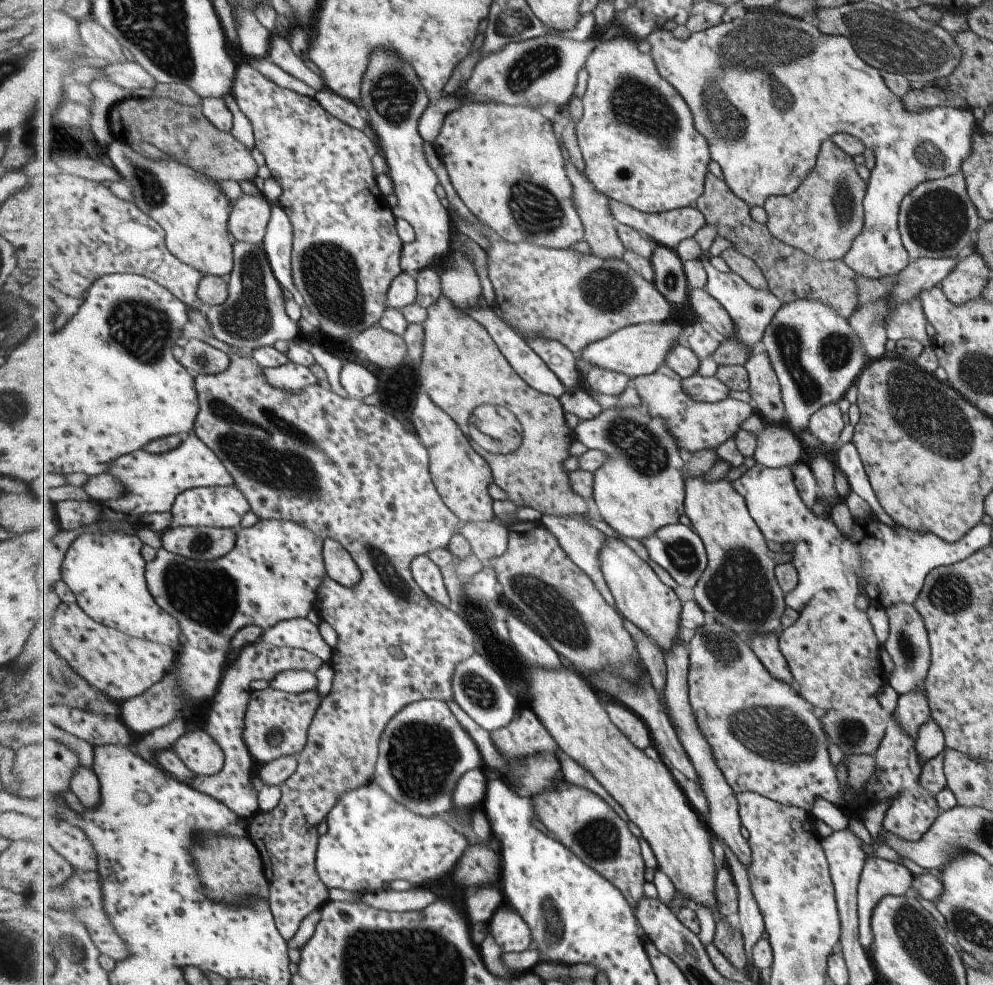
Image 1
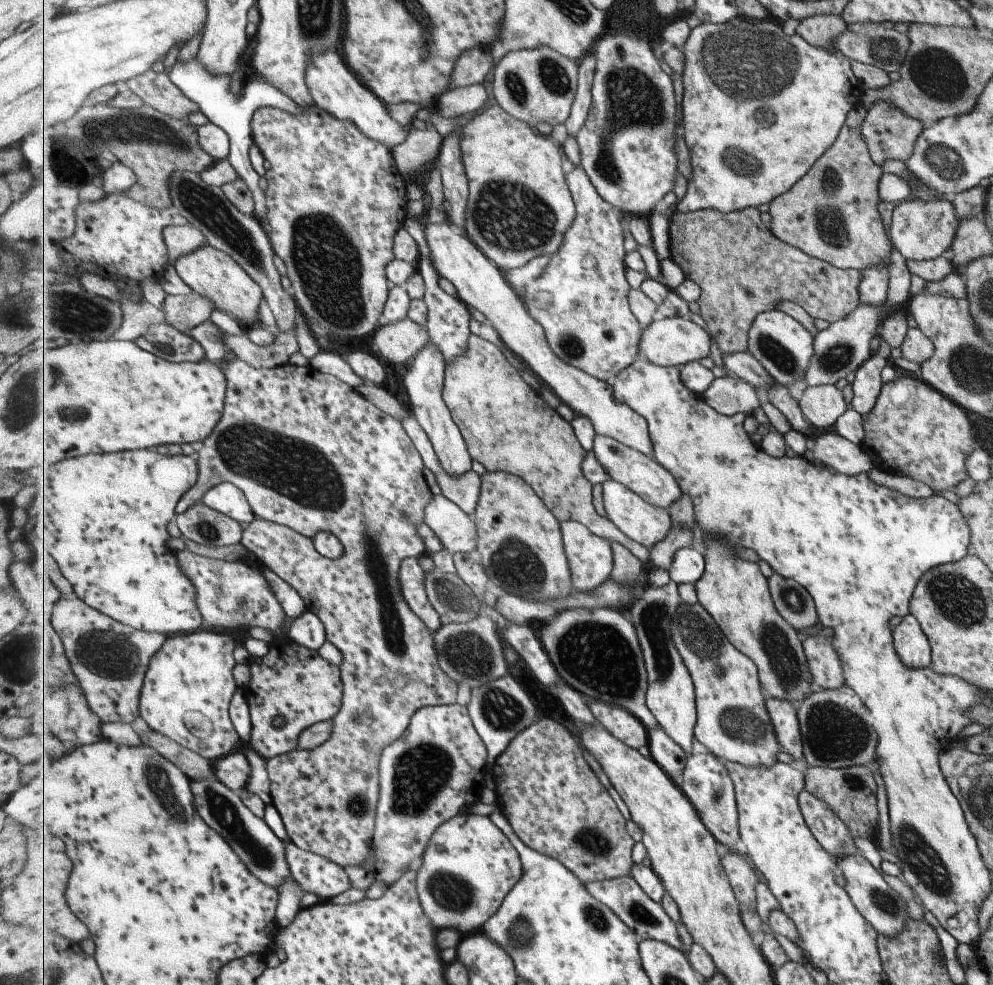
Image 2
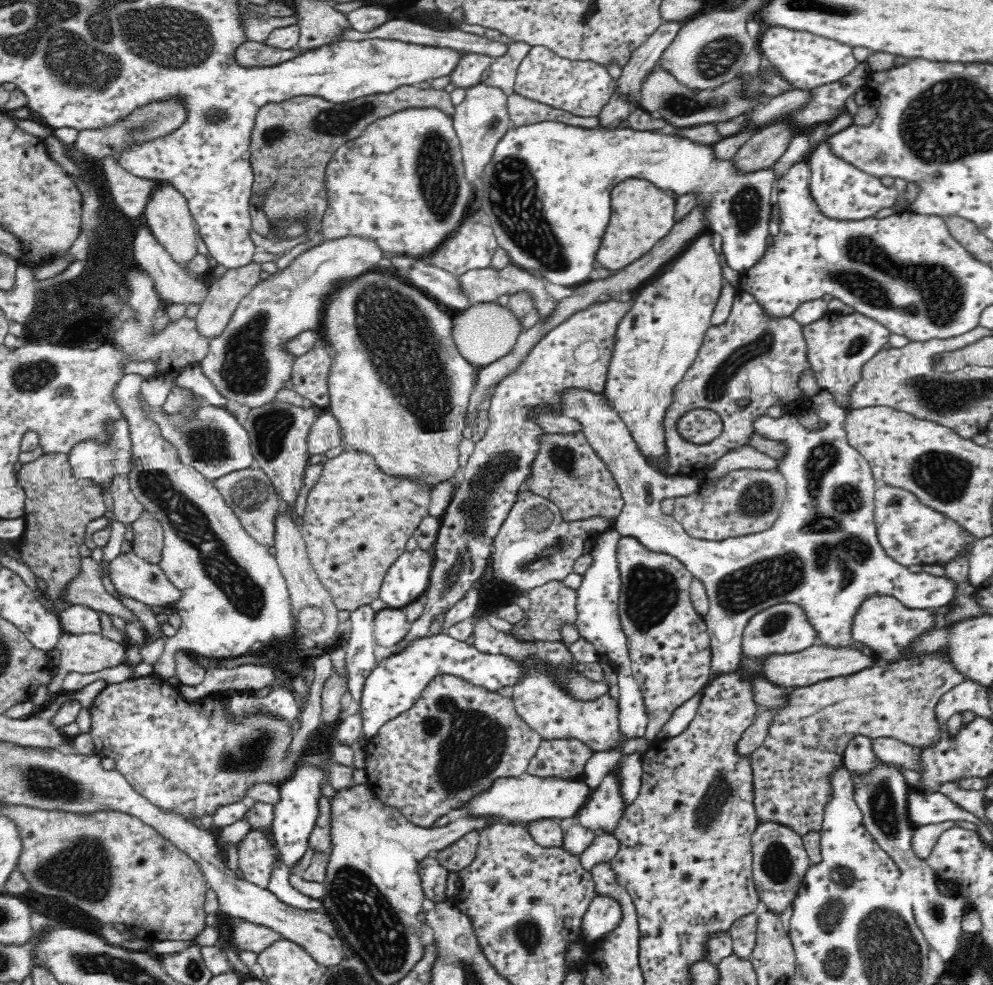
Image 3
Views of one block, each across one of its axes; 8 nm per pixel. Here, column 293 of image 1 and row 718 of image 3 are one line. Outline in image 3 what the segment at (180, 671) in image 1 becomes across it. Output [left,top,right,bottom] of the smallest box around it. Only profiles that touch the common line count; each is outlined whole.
[473,618,649,758]

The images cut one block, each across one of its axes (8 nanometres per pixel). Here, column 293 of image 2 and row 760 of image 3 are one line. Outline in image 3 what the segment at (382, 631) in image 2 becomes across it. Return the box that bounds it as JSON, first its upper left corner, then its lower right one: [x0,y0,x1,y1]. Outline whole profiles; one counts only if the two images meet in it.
[364,655,964,837]

